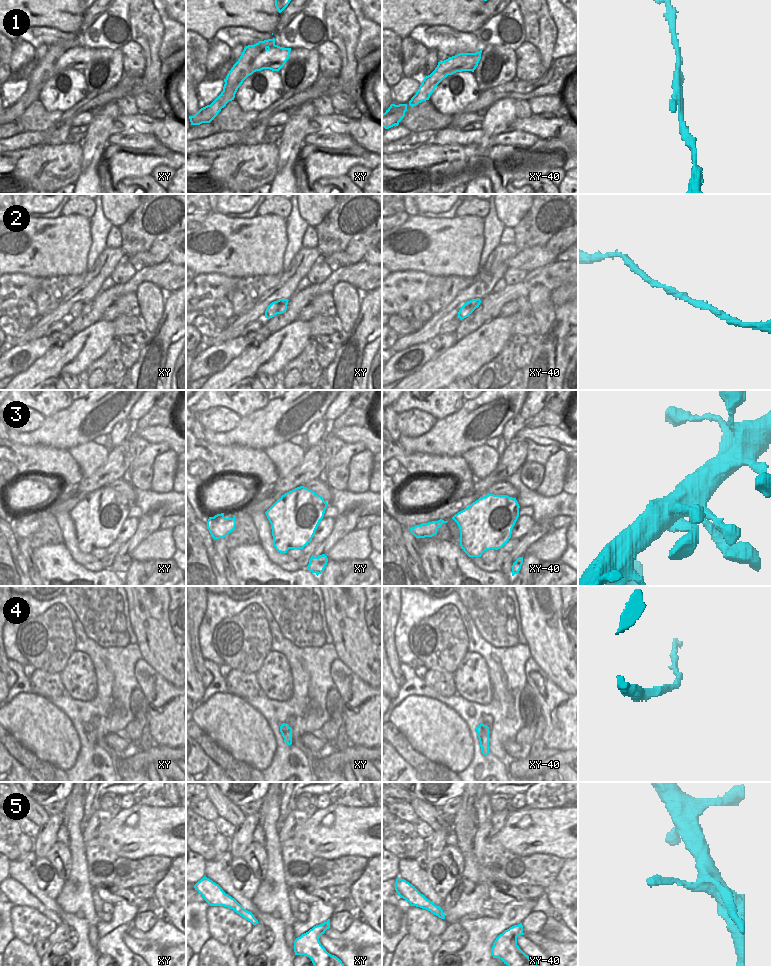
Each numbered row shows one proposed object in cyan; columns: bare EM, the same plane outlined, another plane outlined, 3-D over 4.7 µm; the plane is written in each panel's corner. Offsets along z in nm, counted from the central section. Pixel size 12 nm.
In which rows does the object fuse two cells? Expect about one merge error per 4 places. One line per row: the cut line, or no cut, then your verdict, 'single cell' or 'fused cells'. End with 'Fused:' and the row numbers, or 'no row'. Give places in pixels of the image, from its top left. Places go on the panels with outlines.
1: cut in xy along (243, 71), (237, 81), (234, 94); fused cells
2: no cut; single cell
3: no cut; single cell
4: no cut; single cell
5: no cut; single cell
Fused: 1

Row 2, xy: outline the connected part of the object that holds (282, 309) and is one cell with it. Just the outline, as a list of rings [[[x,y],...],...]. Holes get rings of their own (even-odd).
[[[279,299],[272,302],[265,311],[265,318],[270,319],[277,314],[282,314],[287,310],[288,299]]]

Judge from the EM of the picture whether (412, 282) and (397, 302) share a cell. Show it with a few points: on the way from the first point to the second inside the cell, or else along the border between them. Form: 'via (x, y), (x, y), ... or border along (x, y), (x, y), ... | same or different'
via (407, 287), (397, 297) | same

